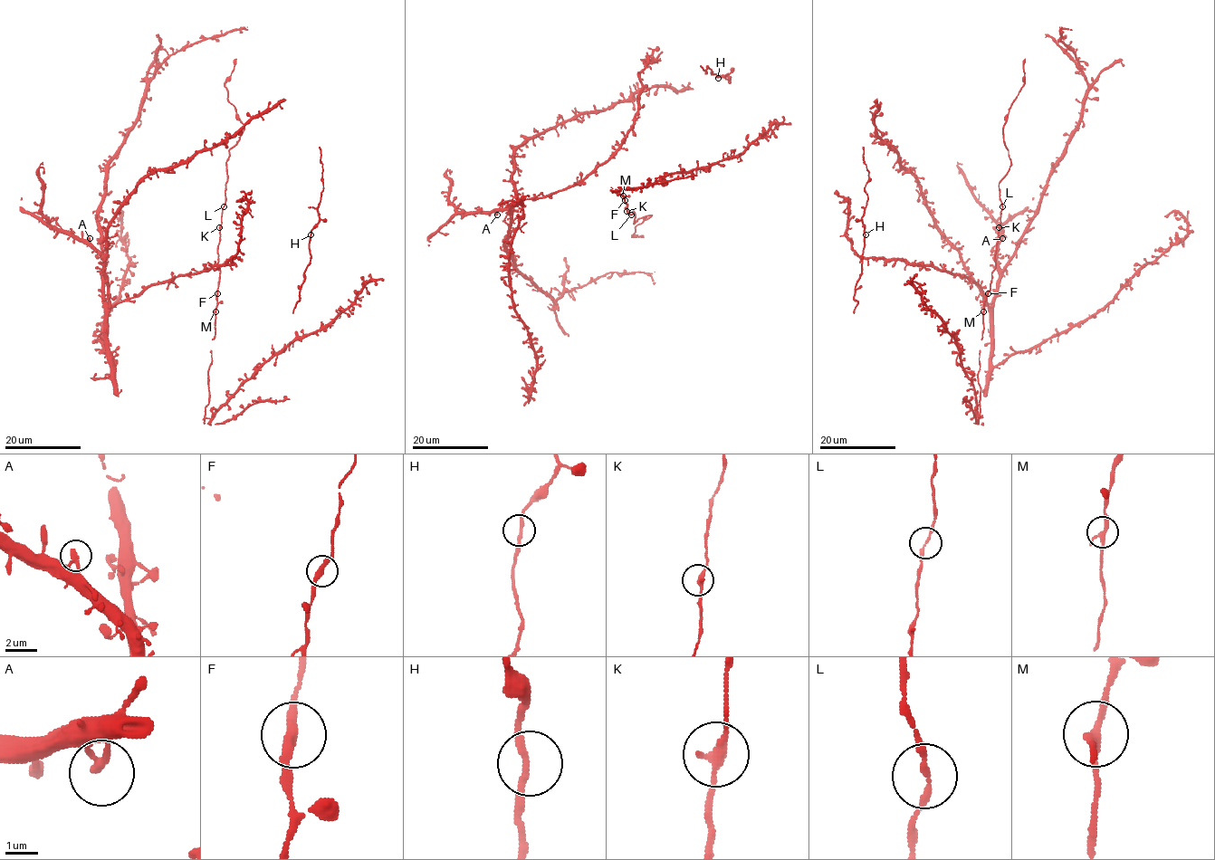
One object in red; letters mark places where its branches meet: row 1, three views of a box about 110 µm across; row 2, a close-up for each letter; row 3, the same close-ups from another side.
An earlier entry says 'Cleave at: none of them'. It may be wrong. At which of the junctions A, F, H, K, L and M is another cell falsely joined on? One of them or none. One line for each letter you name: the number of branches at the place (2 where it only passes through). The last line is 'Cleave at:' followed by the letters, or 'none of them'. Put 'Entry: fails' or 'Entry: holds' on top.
Entry: holds
Cleave at: none of them

